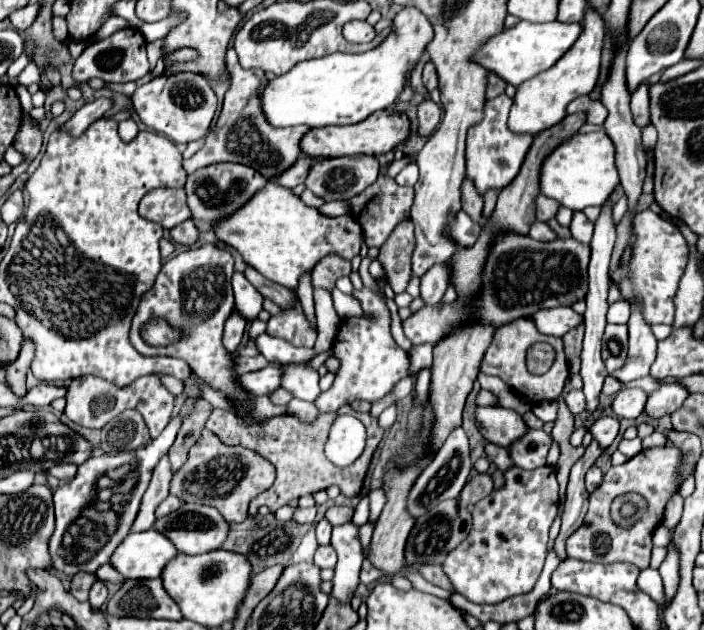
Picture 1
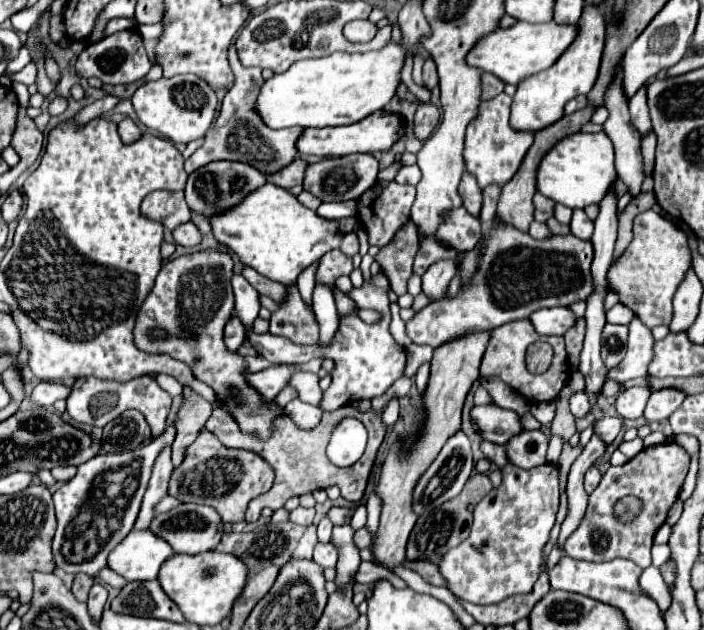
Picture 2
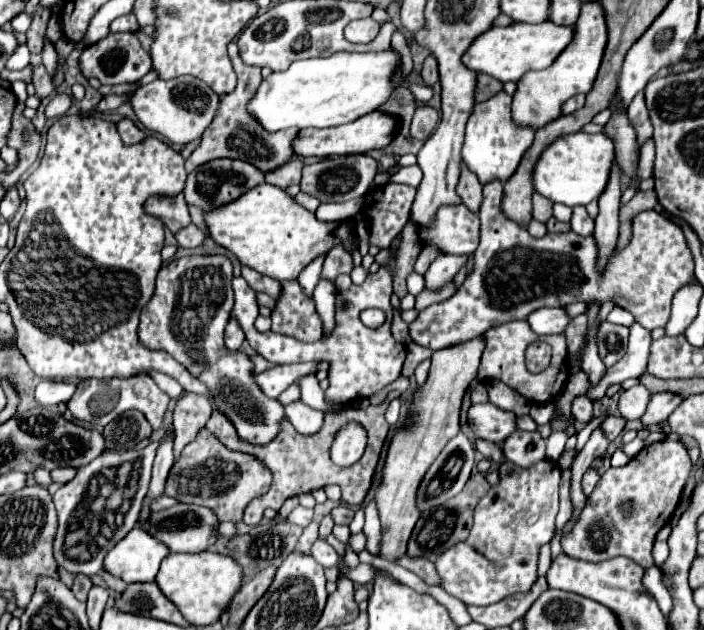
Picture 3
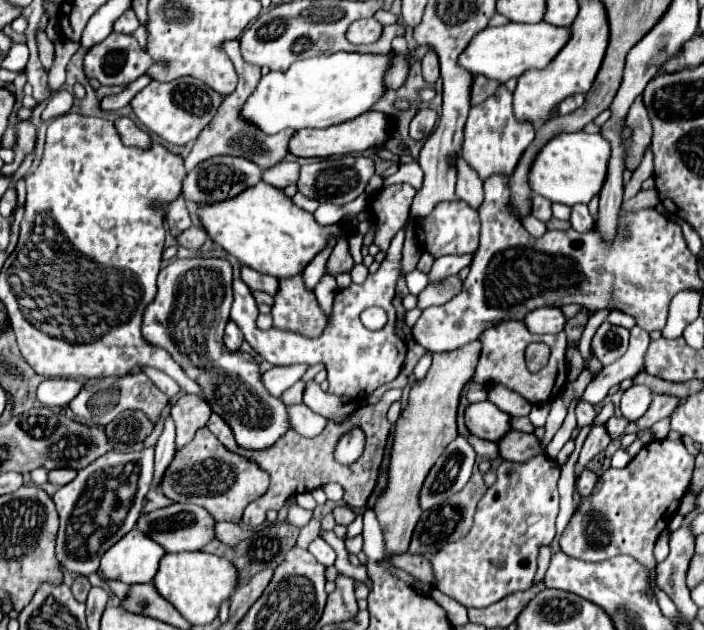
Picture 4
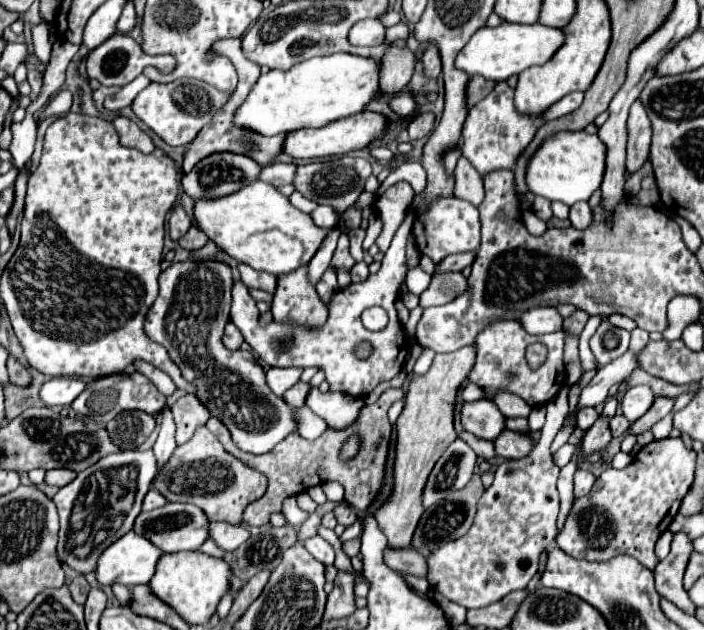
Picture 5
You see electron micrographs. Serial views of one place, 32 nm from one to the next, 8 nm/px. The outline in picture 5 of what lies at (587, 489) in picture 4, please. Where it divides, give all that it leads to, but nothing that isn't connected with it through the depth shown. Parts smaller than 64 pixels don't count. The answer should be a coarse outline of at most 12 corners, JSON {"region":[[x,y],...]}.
{"region":[[588,470],[574,474],[574,498],[588,494],[596,478]]}

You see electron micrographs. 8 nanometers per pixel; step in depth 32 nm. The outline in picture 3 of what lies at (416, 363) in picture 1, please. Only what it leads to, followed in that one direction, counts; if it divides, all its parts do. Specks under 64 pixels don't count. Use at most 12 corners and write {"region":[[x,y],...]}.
{"region":[[410,342],[402,374],[414,374],[424,358],[432,356],[430,348]]}

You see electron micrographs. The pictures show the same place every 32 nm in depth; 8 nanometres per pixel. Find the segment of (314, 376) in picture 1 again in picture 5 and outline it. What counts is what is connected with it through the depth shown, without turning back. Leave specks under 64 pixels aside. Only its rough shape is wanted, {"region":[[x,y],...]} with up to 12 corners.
{"region":[[310,388],[306,406],[344,430],[358,420],[364,400]]}

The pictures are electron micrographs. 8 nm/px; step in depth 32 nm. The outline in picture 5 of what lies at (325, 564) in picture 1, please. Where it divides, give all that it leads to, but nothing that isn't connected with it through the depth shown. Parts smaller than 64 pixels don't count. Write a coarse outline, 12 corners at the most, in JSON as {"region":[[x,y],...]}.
{"region":[[318,534],[304,548],[322,564],[334,564],[334,548]]}

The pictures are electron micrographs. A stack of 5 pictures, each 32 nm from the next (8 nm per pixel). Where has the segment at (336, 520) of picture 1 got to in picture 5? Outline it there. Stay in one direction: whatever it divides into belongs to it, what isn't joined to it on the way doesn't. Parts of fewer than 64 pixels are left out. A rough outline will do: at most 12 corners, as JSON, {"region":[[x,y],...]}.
{"region":[[338,504],[334,514],[346,528],[356,522],[352,508]]}

